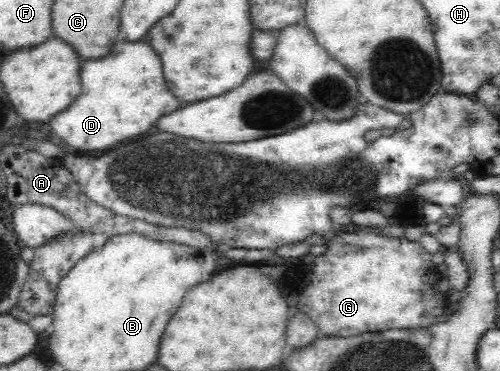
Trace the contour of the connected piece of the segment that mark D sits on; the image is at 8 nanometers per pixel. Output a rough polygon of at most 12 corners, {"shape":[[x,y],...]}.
{"shape":[[142,41],[82,61],[82,94],[47,124],[106,151],[180,107]]}

